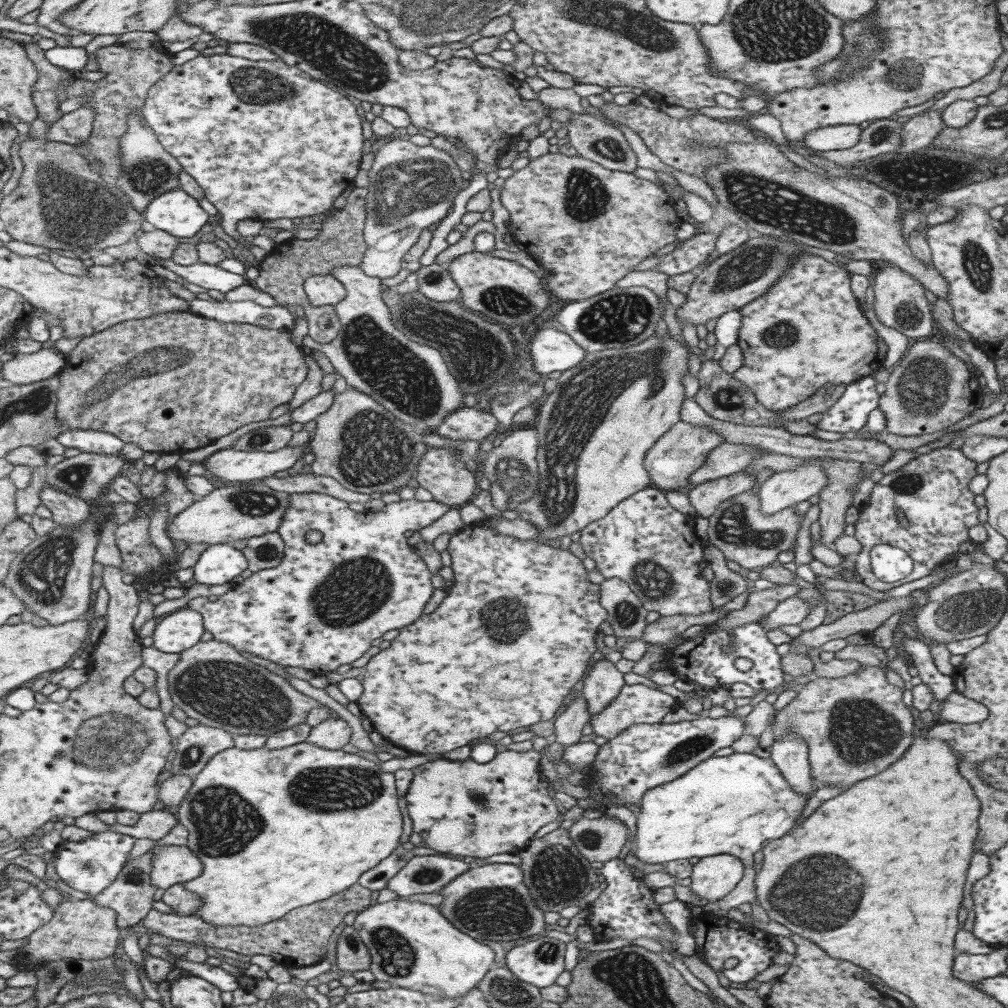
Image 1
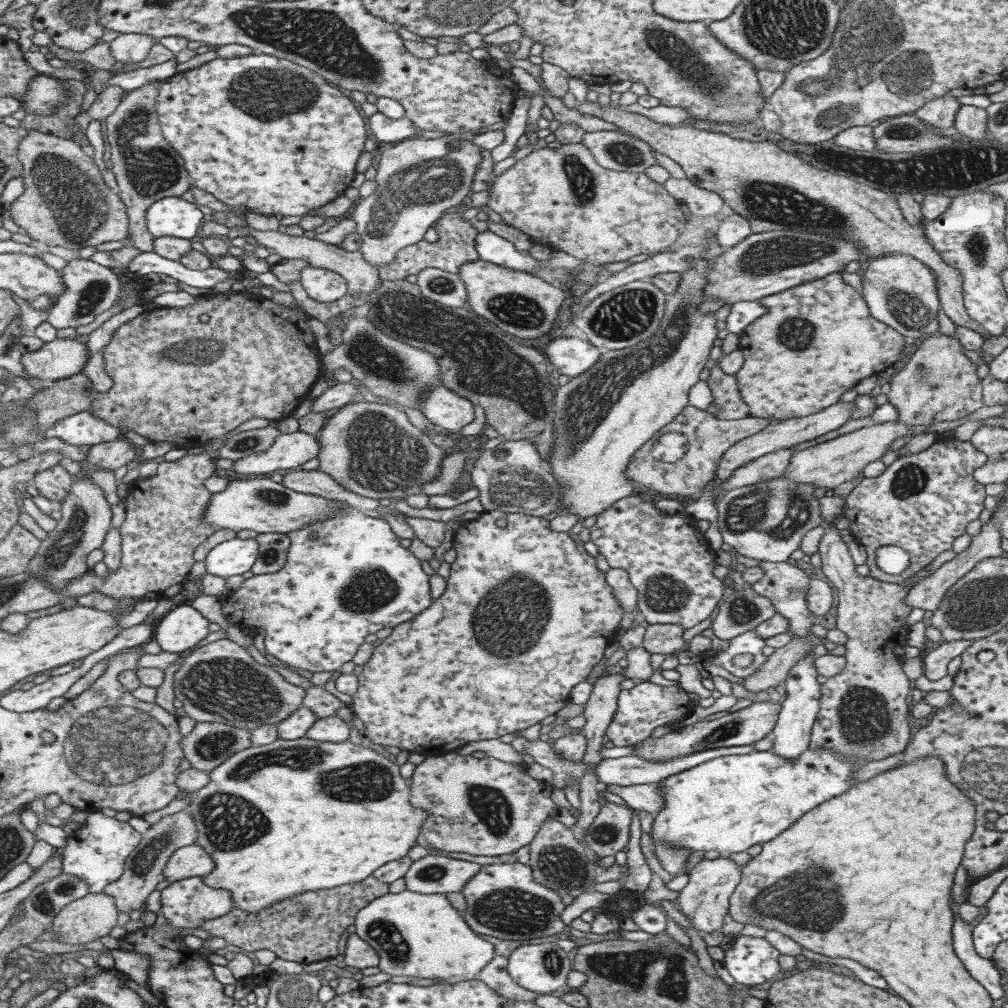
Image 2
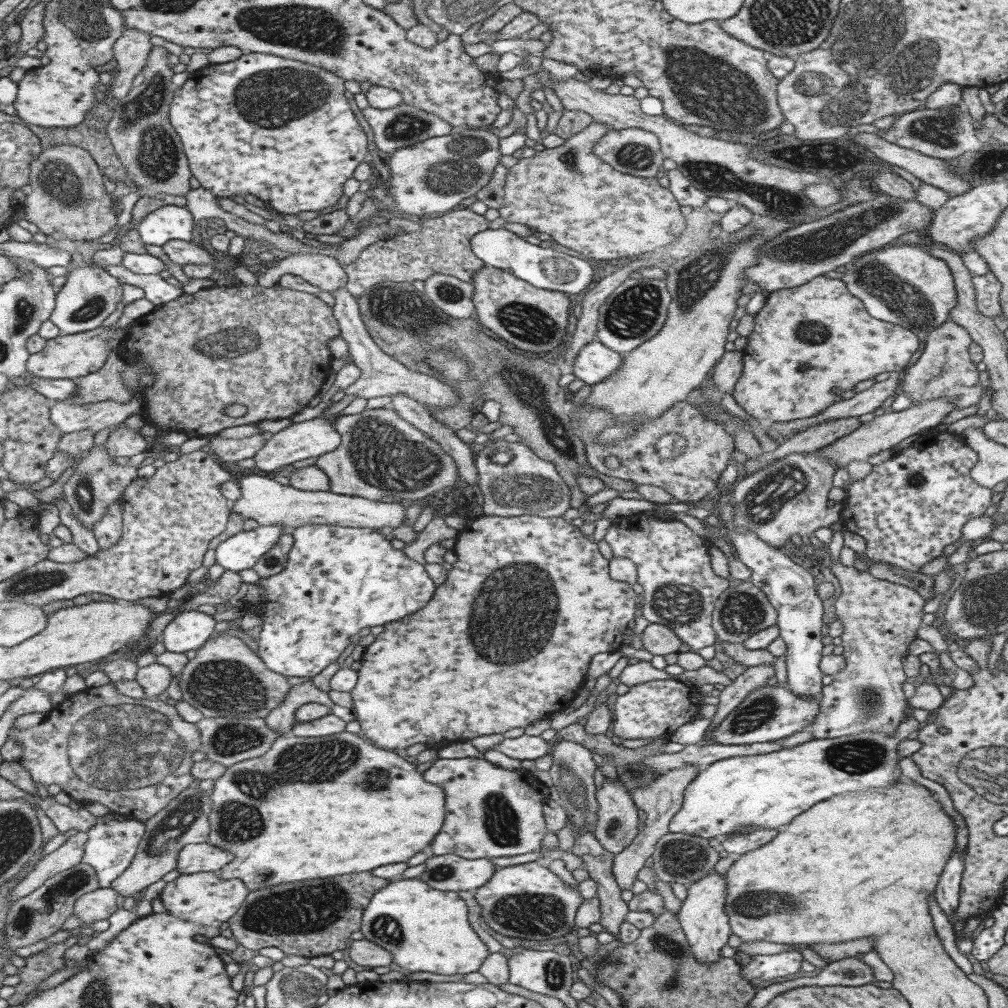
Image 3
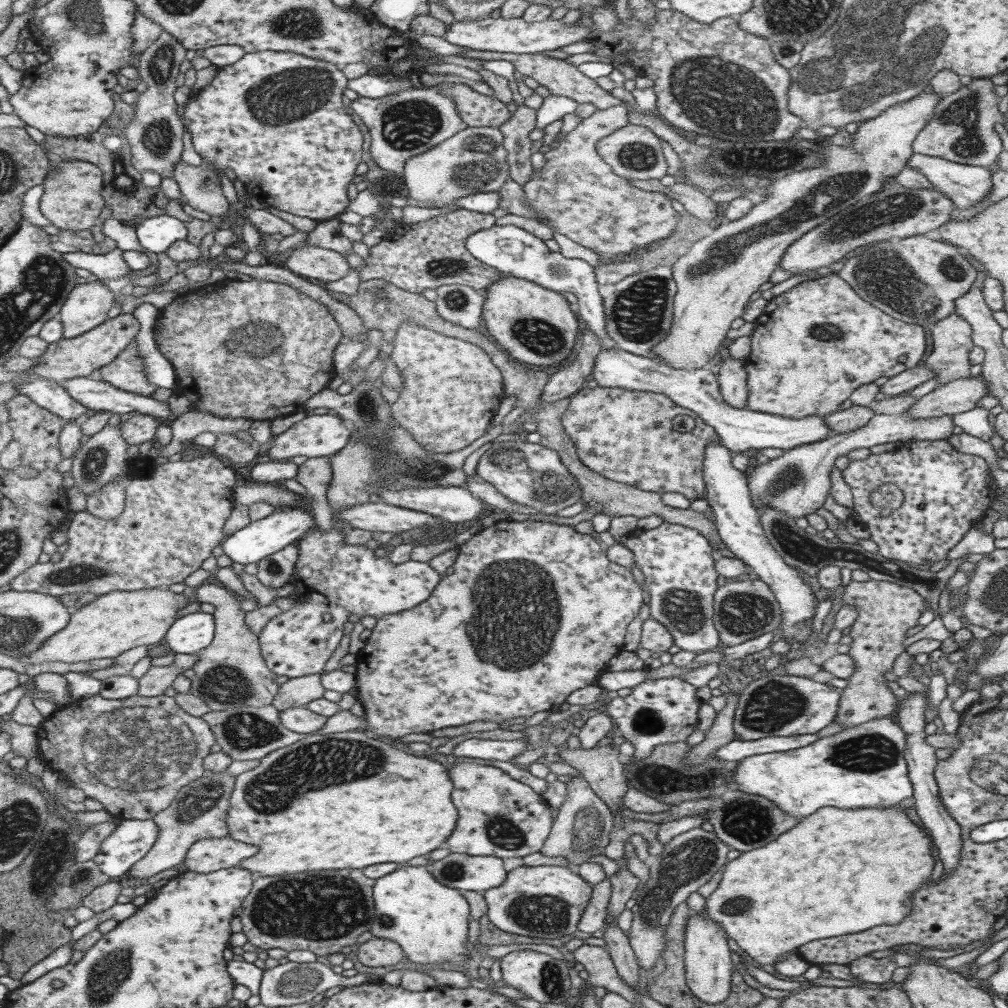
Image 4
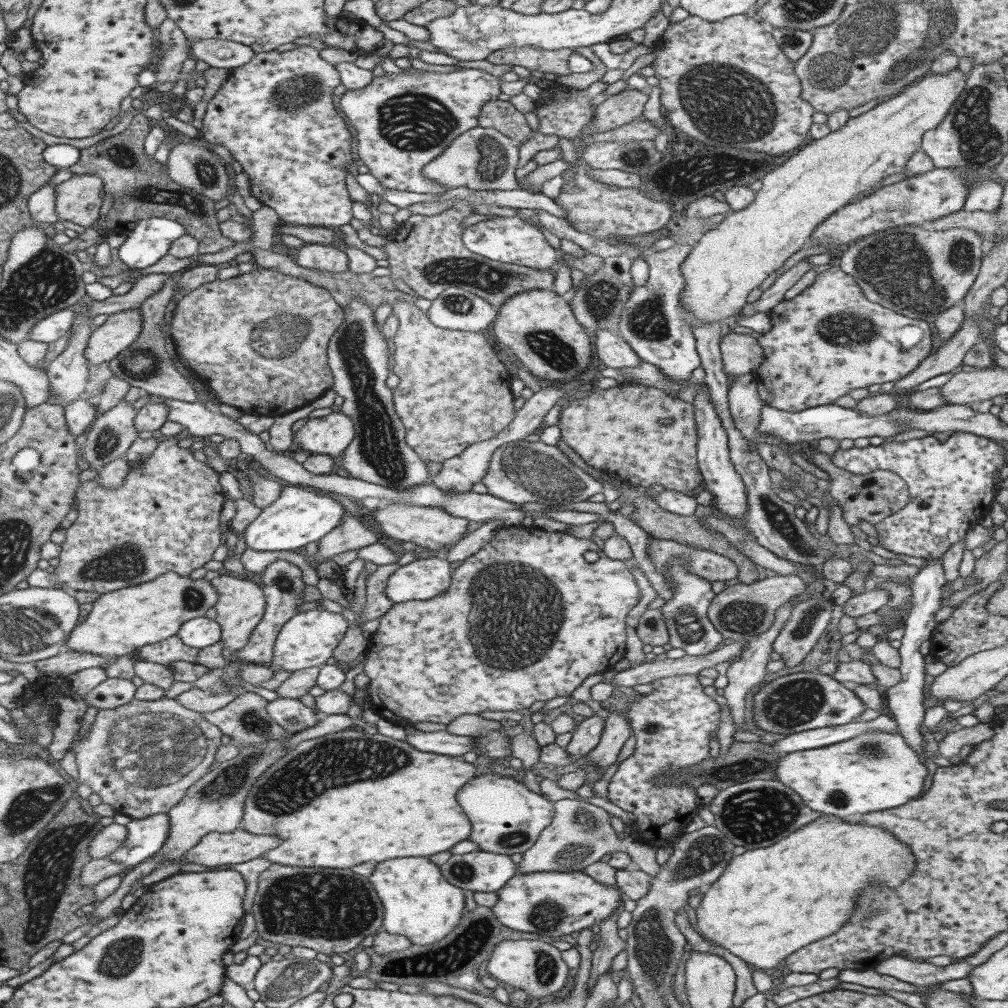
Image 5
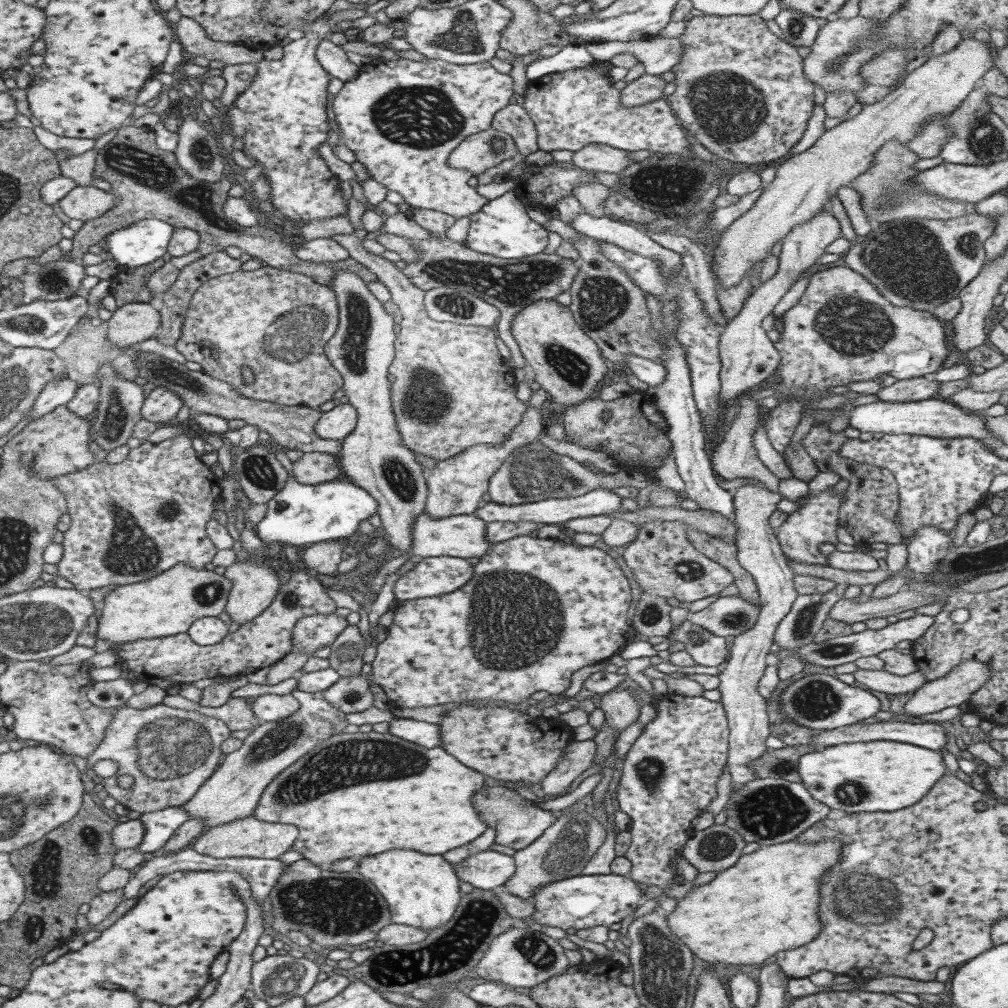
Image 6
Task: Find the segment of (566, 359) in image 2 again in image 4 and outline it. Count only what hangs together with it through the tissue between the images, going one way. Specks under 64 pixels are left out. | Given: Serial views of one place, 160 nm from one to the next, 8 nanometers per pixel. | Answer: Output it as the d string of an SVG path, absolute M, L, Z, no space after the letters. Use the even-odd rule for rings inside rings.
M599 349L590 374L597 387L649 391L667 396L677 406L694 412L707 426L710 426L731 455L760 448L780 448L786 451L831 436L829 434L831 430L823 422L824 416L795 419L747 408L733 408L724 402L718 389L716 375L709 369L671 368L653 358L629 354L621 349Z

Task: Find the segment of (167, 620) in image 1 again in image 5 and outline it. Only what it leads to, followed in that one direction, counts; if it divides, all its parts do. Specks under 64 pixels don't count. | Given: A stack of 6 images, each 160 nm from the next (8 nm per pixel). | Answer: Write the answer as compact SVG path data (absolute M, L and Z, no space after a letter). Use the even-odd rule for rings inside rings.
M198 616L183 621L179 625L176 635L183 645L203 649L220 640L220 628L214 620Z

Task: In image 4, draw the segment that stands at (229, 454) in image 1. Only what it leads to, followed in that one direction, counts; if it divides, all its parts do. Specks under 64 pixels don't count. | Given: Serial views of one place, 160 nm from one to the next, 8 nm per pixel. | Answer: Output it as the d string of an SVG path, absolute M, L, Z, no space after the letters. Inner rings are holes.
M330 412L323 415L306 415L292 424L284 432L273 437L271 446L265 450L270 460L285 461L293 456L307 458L330 457L339 452L346 444L350 435L350 427L345 420Z

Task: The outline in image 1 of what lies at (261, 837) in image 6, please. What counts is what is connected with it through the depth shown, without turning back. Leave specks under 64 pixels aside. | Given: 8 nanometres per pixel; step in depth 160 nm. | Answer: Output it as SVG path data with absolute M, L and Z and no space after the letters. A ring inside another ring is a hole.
M185 845L153 847L150 863L149 884L163 889L197 879L202 869L201 861Z

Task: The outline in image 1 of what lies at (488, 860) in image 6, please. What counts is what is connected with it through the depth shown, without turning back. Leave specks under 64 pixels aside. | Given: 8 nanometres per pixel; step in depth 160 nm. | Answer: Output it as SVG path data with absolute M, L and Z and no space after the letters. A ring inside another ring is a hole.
M444 854L419 855L410 858L385 884L387 890L395 892L397 897L407 897L411 894L437 892L444 884L471 868L462 860L453 859Z

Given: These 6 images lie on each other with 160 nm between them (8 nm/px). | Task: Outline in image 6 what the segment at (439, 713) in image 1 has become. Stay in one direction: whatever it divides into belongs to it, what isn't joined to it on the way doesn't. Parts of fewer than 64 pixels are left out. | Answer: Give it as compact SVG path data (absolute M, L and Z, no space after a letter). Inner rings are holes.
M515 536L503 542L493 543L485 556L478 558L479 562L473 564L473 576L467 584L463 584L457 592L447 595L435 596L427 599L415 599L402 601L393 611L393 621L388 626L387 635L383 642L377 644L375 658L370 663L372 679L382 689L386 696L386 702L390 708L419 708L419 706L437 706L437 704L474 705L493 704L506 706L517 704L527 700L533 692L548 692L549 694L561 694L569 686L571 674L583 666L591 666L601 663L606 659L617 660L627 641L627 610L631 604L631 588L629 580L623 574L621 561L614 561L611 556L597 548L589 546L577 546L575 543L561 545L552 540L531 536ZM535 588L535 608L527 612L531 604L531 590Z

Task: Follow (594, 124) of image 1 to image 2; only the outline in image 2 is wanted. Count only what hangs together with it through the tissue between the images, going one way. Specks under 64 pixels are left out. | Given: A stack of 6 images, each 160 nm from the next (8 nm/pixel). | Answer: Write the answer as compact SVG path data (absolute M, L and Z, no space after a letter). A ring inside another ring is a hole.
M617 131L584 132L580 142L592 154L594 162L607 170L643 173L646 168L657 164L657 160L651 153L651 148L646 142Z

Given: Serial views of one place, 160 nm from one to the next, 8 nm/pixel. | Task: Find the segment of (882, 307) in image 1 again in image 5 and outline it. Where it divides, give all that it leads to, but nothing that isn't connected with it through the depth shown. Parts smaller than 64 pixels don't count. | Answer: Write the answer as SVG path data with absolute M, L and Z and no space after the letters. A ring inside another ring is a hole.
M908 224L880 230L849 244L841 254L838 265L845 274L851 276L869 302L879 304L906 318L923 321L939 315L964 298L977 276L981 262L979 256L985 250L982 238L974 230L968 228L933 230L921 225Z

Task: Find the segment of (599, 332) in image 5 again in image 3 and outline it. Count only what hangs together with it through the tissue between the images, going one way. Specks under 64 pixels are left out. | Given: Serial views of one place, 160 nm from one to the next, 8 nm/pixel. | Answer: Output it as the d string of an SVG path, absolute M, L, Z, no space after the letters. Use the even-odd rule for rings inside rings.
M485 229L476 232L470 240L471 252L484 264L493 267L525 282L535 288L554 290L565 295L580 295L585 286L590 285L591 275L595 271L587 261L565 255L547 245L533 245L506 229Z

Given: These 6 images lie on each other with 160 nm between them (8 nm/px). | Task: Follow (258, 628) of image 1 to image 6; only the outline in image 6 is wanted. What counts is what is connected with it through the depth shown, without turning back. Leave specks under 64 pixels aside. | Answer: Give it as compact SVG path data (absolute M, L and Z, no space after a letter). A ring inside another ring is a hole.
M451 556L423 557L412 570L405 572L394 583L392 588L393 597L398 601L408 601L415 599L427 599L440 595L447 595L457 592L463 584L467 584L473 576L473 569L464 559ZM335 612L302 616L291 629L291 653L307 653L311 657L318 648L331 645L346 625L345 617Z

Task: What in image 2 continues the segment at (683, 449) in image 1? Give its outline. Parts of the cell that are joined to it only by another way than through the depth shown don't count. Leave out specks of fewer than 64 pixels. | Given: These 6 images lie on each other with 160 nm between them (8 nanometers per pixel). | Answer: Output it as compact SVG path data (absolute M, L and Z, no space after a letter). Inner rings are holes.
M687 405L680 413L675 416L675 418L669 423L666 424L658 434L663 434L663 432L679 432L683 434L683 436L687 437L689 446L687 450L683 453L683 456L675 462L666 462L663 463L661 461L655 460L650 453L652 443L657 439L657 435L652 438L652 440L646 441L645 445L642 445L635 451L630 458L630 461L626 466L626 475L634 480L636 484L640 484L641 486L645 486L649 488L651 493L653 492L661 492L661 494L677 494L678 496L690 496L691 494L700 494L701 490L704 486L714 478L714 470L721 458L721 455L725 450L727 450L732 444L738 442L742 438L747 438L747 436L751 436L756 432L759 432L763 427L769 425L771 422L775 422L779 420L771 420L757 417L747 417L735 420L723 420L719 418L715 418L711 413L707 410L701 410L699 408L695 408L693 406Z

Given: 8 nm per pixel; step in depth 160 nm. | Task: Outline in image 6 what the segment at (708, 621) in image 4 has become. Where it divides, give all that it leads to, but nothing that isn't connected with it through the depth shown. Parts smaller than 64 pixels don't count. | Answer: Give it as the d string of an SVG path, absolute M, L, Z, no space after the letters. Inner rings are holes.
M689 614L683 616L683 620L670 631L670 636L677 642L683 643L685 652L690 655L695 665L717 666L723 664L729 650L725 646L725 639L711 634L702 626L691 624L687 620Z

